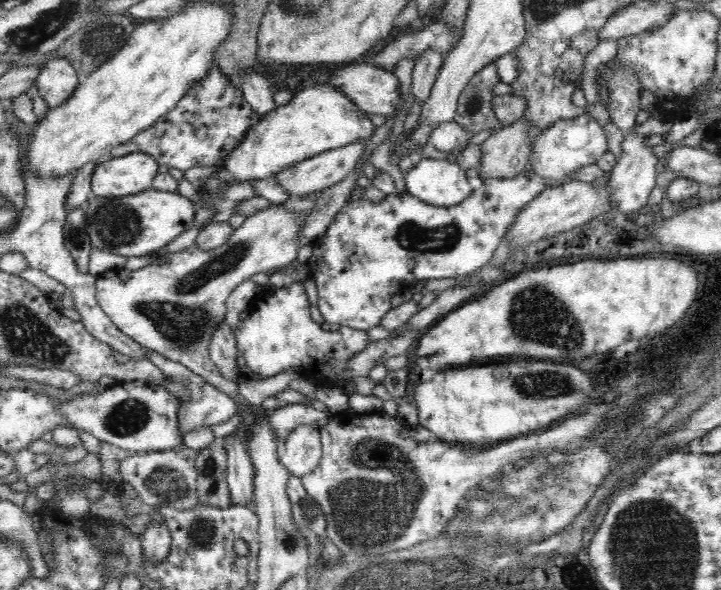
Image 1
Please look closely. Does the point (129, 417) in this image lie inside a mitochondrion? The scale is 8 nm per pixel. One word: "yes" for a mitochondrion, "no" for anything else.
yes

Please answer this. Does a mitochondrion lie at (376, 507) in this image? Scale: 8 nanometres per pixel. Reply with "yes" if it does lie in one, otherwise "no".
yes

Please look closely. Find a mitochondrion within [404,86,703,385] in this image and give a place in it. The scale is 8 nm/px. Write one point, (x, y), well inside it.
(537, 315)

